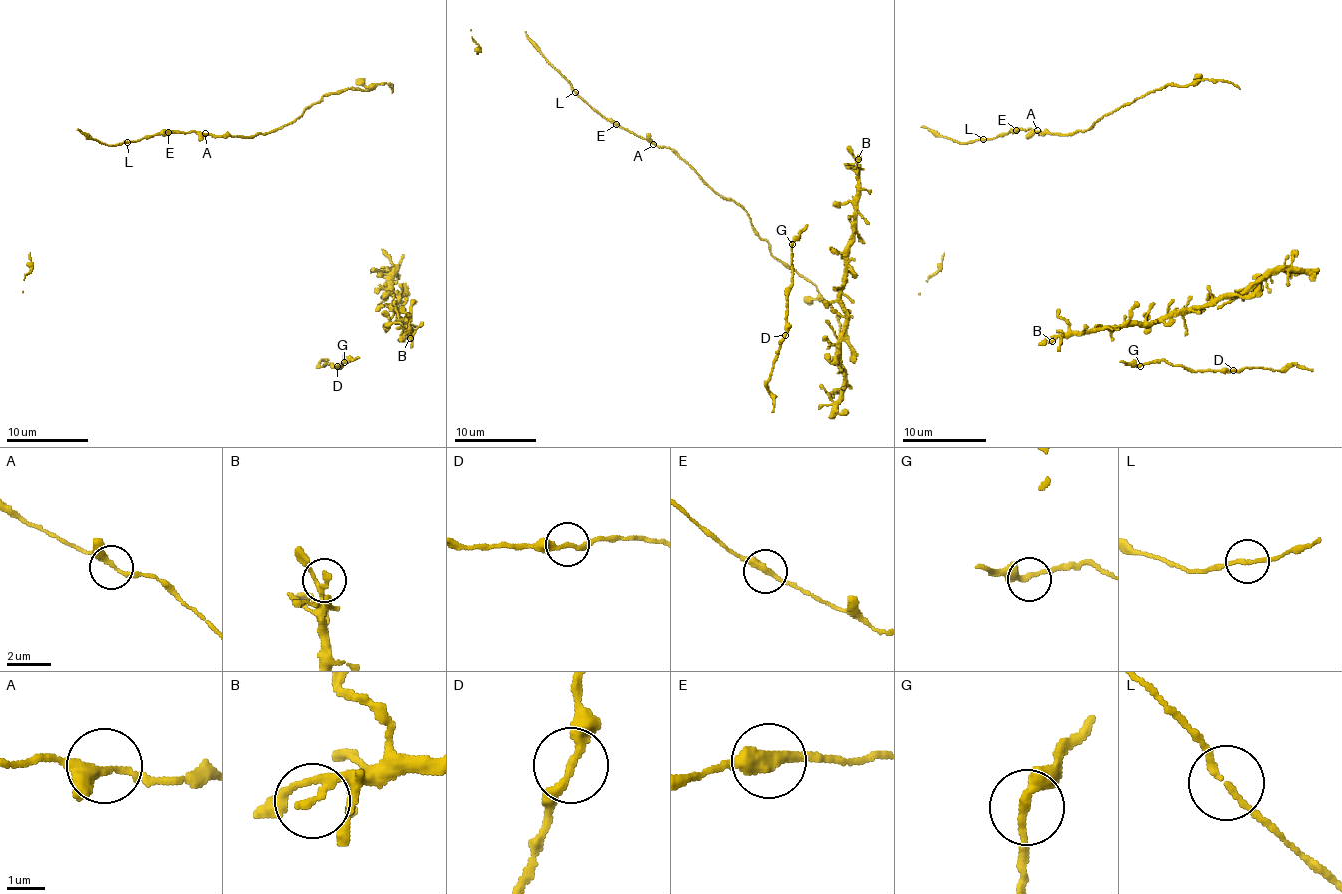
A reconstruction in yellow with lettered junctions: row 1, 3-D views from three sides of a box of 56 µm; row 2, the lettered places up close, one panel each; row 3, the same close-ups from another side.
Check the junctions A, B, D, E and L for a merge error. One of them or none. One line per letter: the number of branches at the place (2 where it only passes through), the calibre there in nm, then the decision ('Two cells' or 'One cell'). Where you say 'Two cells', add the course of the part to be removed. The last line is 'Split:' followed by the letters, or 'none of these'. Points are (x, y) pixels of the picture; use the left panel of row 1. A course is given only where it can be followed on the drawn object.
A: Branches: 3. Thickness 240 nm. One cell
B: Branches: 2. Thickness 240 nm. One cell
D: Branches: 2. Thickness 240 nm. One cell
E: Branches: 2. Thickness 360 nm. One cell
L: Branches: 2. Thickness 160 nm. One cell
Split: none of these

